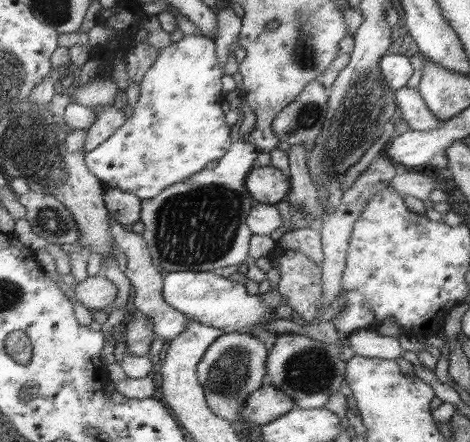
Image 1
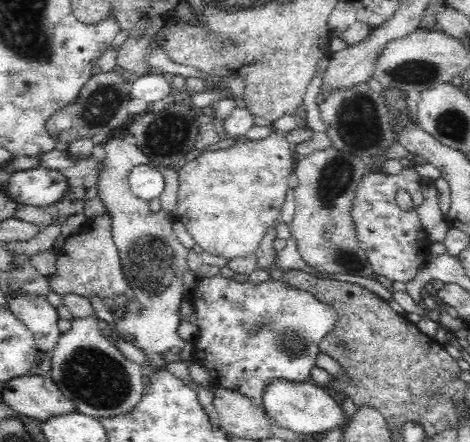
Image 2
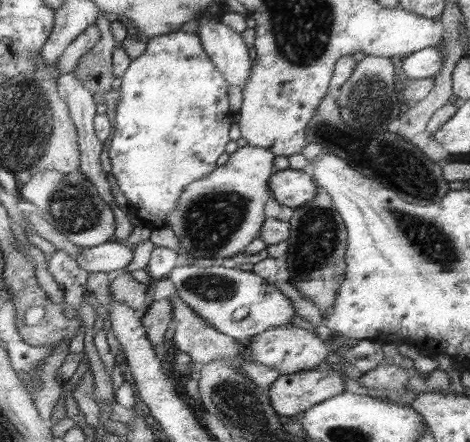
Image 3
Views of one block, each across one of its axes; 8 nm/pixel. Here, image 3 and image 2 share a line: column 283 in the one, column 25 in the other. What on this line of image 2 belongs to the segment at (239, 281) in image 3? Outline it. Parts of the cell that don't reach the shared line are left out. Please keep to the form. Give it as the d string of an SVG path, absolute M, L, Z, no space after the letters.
M18 292L14 296L6 298L10 312L18 316L20 322L28 326L28 332L36 340L36 348L44 354L48 350L56 348L60 340L60 330L58 330L58 310L46 300L46 296L32 296L26 292Z

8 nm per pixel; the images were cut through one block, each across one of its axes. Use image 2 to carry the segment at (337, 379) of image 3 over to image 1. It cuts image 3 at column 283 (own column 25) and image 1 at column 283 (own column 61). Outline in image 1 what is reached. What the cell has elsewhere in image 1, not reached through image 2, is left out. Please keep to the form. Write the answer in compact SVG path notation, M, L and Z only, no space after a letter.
M265 384L261 390L257 390L251 398L249 404L245 406L245 420L253 424L273 424L275 420L281 420L289 412L297 408L297 400L289 396L283 388L277 388L275 384Z

